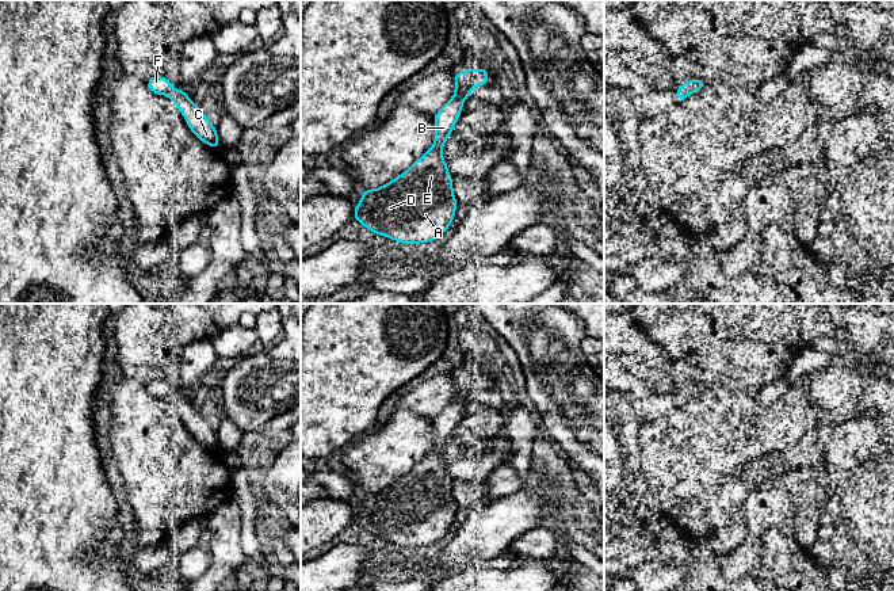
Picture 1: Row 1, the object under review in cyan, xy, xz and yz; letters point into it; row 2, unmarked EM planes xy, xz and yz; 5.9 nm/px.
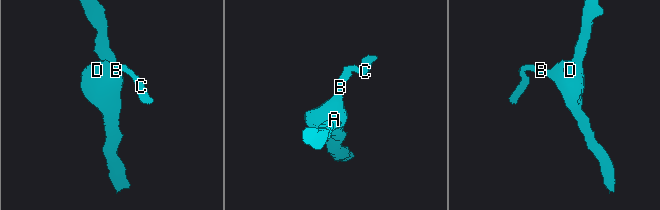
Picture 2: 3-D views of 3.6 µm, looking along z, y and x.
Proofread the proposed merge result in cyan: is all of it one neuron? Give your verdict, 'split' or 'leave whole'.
leave whole

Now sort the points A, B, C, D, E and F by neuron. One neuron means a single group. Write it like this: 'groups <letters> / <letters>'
groups A B C D E F

